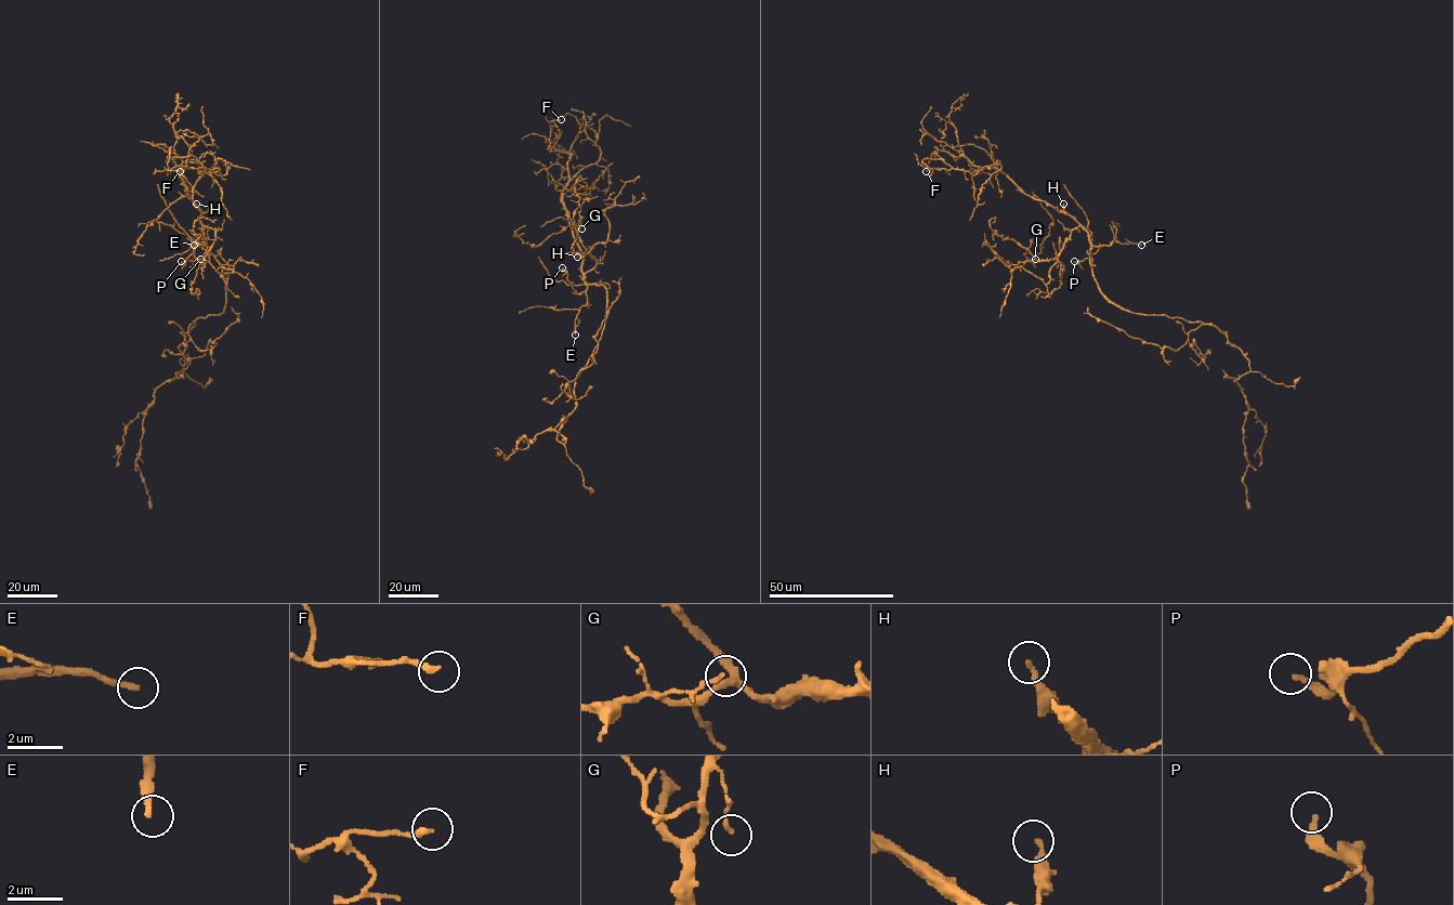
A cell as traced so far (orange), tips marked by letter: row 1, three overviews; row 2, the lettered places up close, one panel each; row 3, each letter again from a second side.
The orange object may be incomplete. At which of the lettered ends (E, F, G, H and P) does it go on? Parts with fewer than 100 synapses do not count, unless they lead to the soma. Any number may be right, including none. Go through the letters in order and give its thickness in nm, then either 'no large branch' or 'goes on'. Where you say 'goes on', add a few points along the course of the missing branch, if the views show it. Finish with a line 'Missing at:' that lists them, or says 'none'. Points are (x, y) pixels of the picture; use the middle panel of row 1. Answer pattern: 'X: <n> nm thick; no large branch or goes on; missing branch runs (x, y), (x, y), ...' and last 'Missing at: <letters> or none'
E: 240 nm thick; goes on; missing branch runs (575, 335), (575, 361), (586, 372), (554, 338), (559, 336), (564, 344), (577, 349), (578, 343), (588, 341)
F: 220 nm thick; no large branch
G: 140 nm thick; no large branch
H: 190 nm thick; no large branch
P: 180 nm thick; goes on; missing branch runs (562, 267), (538, 246), (536, 228), (548, 212)
Missing at: E, P

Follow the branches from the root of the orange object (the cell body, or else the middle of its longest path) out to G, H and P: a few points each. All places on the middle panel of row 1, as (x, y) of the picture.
G: (605, 317), (606, 288), (588, 285), (584, 278), (597, 261), (579, 239), (579, 222), (581, 228)
H: (605, 317), (606, 288), (586, 282), (581, 257), (577, 257)
P: (605, 317), (606, 288), (589, 285), (578, 293), (562, 267)

